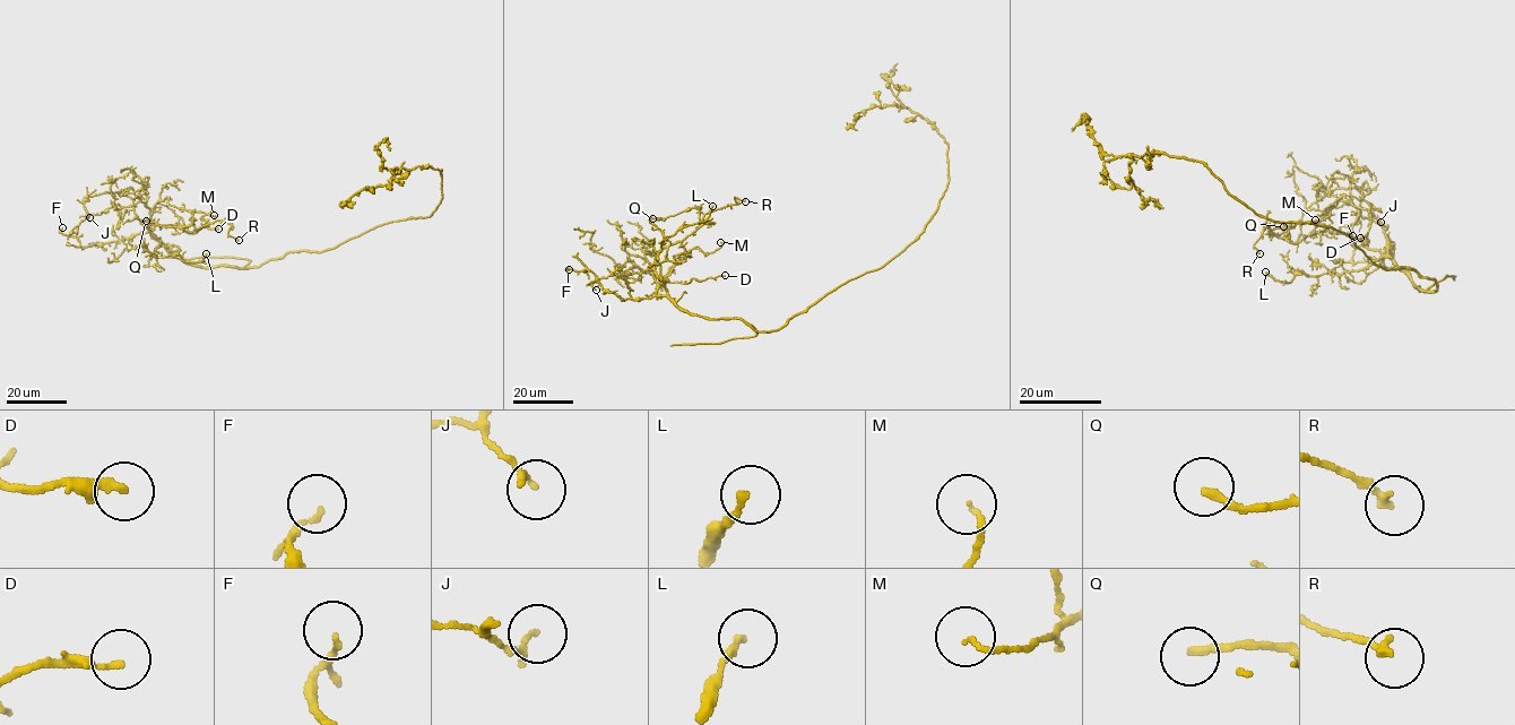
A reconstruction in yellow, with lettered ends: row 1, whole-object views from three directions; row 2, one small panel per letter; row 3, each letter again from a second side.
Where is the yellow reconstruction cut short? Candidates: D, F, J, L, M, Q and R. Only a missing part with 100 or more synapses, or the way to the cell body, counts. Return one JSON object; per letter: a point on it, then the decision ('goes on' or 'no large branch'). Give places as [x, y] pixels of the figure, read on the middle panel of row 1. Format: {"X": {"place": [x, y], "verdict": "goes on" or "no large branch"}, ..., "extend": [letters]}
{"D": {"place": [725, 275], "verdict": "no large branch"}, "F": {"place": [569, 269], "verdict": "no large branch"}, "J": {"place": [596, 290], "verdict": "no large branch"}, "L": {"place": [712, 206], "verdict": "no large branch"}, "M": {"place": [720, 242], "verdict": "no large branch"}, "Q": {"place": [652, 218], "verdict": "no large branch"}, "R": {"place": [745, 201], "verdict": "no large branch"}, "extend": []}

